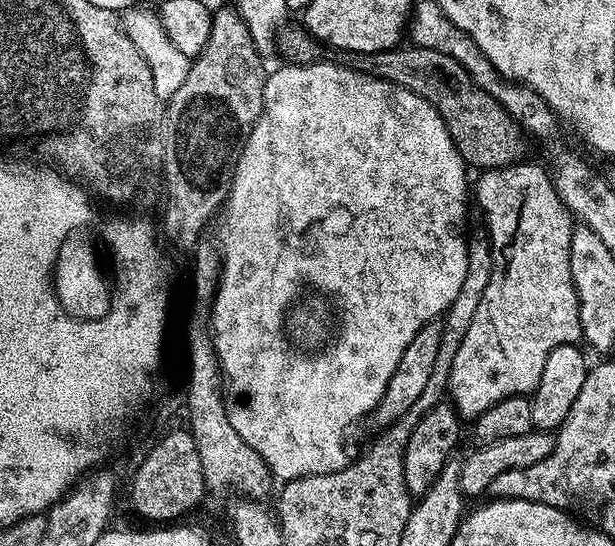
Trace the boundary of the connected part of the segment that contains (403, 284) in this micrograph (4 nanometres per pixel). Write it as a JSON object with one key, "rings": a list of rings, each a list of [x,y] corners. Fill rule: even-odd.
{"rings":[[[285,63],[280,67],[284,68],[267,73],[264,109],[234,165],[232,187],[228,189],[227,198],[232,204],[232,212],[228,212],[228,220],[220,220],[220,211],[214,210],[206,222],[230,222],[224,224],[228,272],[224,272],[224,288],[220,288],[220,304],[216,304],[216,344],[220,344],[220,356],[224,356],[224,365],[219,371],[222,376],[232,376],[226,383],[228,421],[234,430],[238,430],[238,438],[263,458],[269,473],[275,479],[277,476],[280,482],[287,482],[303,476],[340,472],[348,467],[350,456],[344,453],[344,431],[359,416],[367,412],[369,415],[384,397],[392,369],[397,367],[396,356],[406,354],[406,346],[418,330],[443,317],[454,298],[458,298],[468,265],[464,215],[468,212],[468,200],[470,204],[470,180],[468,184],[469,169],[458,154],[438,110],[418,94],[389,80],[367,76],[337,64]],[[380,152],[396,152],[396,192],[392,192],[392,184],[388,184],[388,172],[384,172],[384,156],[380,156]],[[392,232],[396,232],[396,300],[388,304],[380,260],[392,256]]]}

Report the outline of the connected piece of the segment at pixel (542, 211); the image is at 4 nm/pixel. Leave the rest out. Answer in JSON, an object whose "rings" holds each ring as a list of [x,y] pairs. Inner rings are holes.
{"rings":[[[521,162],[512,164],[508,168],[489,168],[479,173],[480,181],[474,184],[474,200],[484,207],[484,216],[488,237],[492,240],[492,273],[490,282],[486,282],[486,290],[482,294],[482,302],[478,302],[478,310],[474,310],[474,319],[470,321],[470,330],[466,330],[466,338],[462,338],[462,346],[458,346],[458,354],[454,354],[452,369],[448,375],[447,391],[452,392],[450,397],[457,413],[461,417],[475,418],[481,416],[490,406],[502,402],[511,396],[528,396],[535,392],[538,382],[542,378],[542,370],[546,366],[548,352],[563,344],[579,345],[582,340],[582,326],[580,325],[580,303],[576,287],[572,284],[570,274],[570,238],[574,227],[574,217],[568,211],[568,207],[562,202],[562,198],[556,193],[556,187],[552,184],[552,177],[544,172],[536,164]]]}

